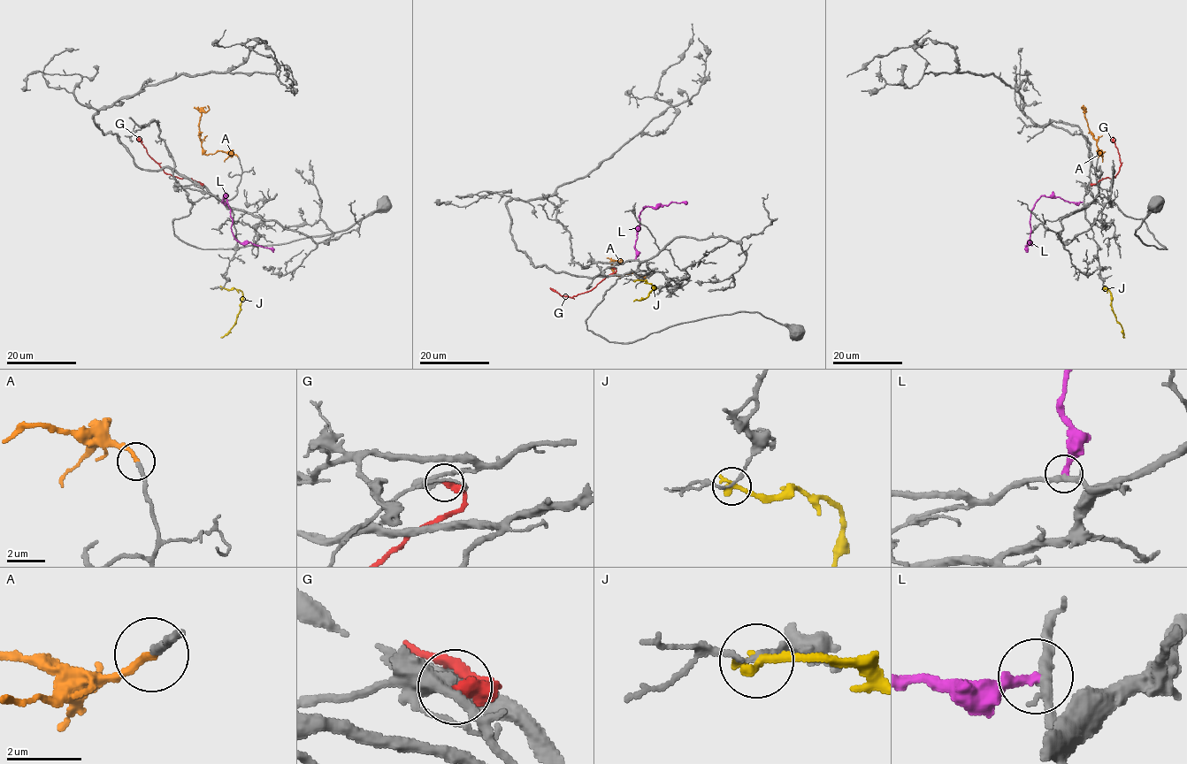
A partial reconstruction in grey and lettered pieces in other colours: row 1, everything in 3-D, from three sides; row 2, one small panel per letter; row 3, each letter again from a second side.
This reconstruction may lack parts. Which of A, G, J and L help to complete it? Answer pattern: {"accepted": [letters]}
{"accepted": ["A"]}

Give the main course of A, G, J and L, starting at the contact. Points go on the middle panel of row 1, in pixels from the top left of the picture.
A: (651, 275), (631, 273), (618, 276), (612, 264), (620, 260)
G: (612, 267), (615, 272), (592, 288), (577, 295), (564, 296), (550, 288)
J: (635, 280), (645, 280), (655, 287), (645, 298), (633, 301)
L: (635, 259), (637, 226), (643, 207), (654, 208), (672, 202), (686, 203)

